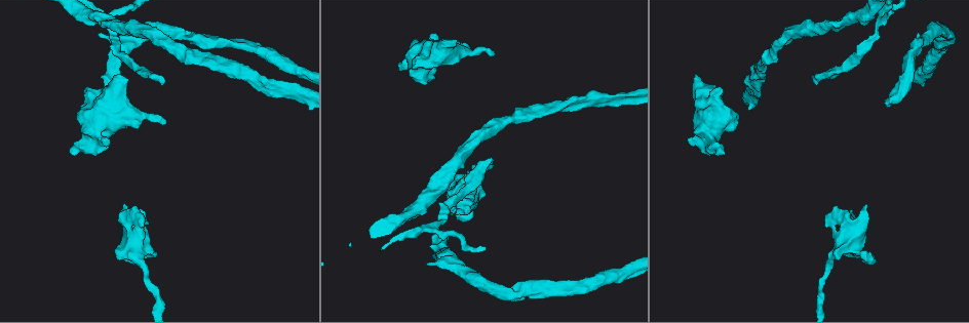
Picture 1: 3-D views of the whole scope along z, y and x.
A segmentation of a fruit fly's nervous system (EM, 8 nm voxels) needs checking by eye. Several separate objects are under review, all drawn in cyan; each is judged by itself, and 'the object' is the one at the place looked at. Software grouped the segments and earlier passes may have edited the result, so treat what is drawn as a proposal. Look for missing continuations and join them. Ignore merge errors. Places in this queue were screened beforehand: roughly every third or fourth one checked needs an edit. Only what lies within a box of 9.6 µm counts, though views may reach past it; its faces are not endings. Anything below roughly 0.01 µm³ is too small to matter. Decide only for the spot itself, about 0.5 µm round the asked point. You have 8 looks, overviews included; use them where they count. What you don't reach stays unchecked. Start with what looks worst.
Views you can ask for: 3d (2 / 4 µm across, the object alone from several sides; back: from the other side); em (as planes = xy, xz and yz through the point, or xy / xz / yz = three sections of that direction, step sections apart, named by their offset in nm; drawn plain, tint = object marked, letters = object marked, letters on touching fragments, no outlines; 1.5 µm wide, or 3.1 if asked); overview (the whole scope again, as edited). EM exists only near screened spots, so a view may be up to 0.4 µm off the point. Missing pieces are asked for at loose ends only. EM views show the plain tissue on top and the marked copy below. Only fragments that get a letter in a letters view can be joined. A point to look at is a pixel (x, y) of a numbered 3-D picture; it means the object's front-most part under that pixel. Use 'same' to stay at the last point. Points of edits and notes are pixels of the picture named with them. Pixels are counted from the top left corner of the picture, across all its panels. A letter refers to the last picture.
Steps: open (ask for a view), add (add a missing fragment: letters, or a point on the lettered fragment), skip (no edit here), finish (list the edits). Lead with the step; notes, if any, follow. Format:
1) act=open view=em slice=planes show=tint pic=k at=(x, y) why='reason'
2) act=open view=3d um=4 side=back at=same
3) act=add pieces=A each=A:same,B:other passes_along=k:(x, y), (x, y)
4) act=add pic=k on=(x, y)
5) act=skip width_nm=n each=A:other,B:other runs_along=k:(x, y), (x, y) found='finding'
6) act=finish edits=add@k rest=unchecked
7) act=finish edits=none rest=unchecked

act=open view=3d um=2 pic=1 at=(493, 163)

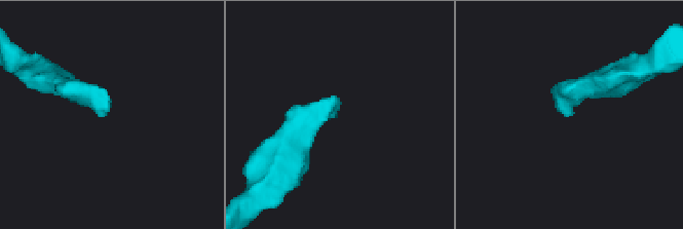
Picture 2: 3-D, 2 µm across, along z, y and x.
act=open view=em slice=xz step=4 show=letters pic=2 at=(569, 112) why='shape alone is not enough'

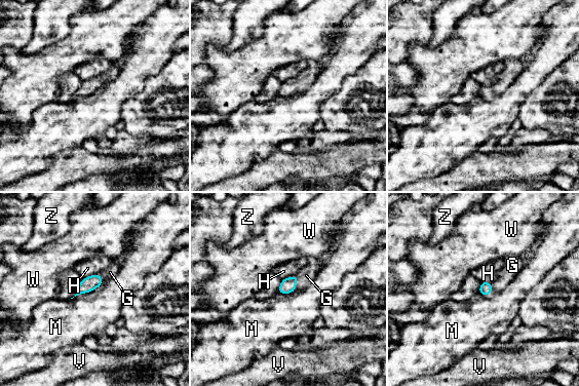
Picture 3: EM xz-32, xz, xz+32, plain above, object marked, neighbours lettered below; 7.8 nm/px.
act=add pieces=G each=G:same,H:other,M:other,V:other,W:other,Z:other passes_along=3:(486, 287), (491, 291), (511, 267) found='it goes on there'

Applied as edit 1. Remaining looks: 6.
act=open view=overview

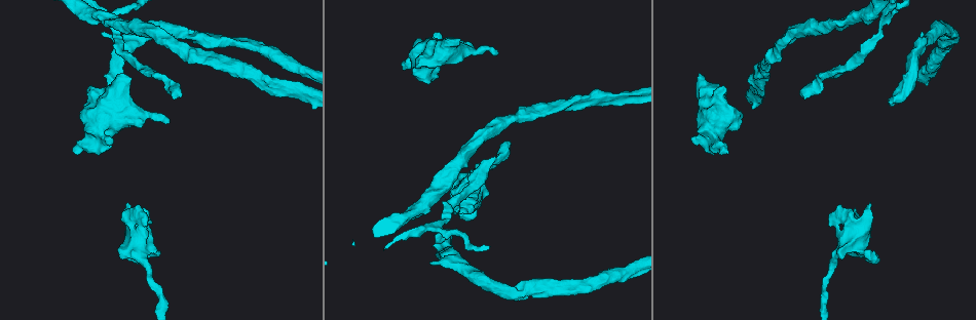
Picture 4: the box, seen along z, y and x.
act=open view=em slice=planes show=letters pic=4 at=(125, 74) why='free end'

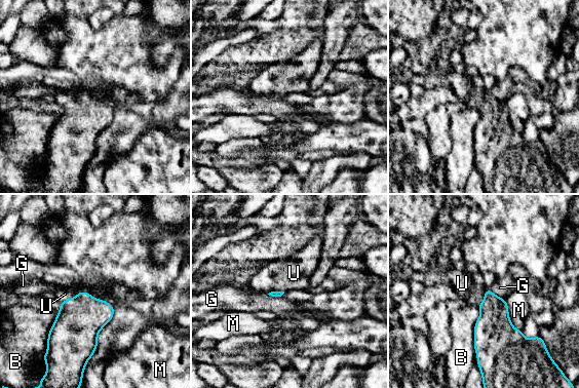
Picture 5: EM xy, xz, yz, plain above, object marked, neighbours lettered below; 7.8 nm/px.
act=add pieces=U each=B:other,G:other,M:other,U:same passes_along=5:(79, 320), (81, 293), (65, 294) found='it goes on there'

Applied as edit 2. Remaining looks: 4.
act=open view=em slice=yz step=8 show=letters pic=4 at=(104, 31) why='free end'

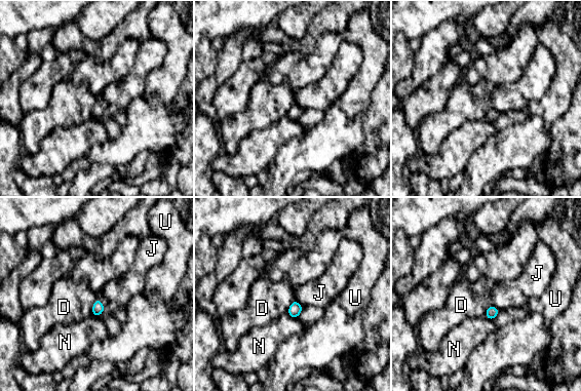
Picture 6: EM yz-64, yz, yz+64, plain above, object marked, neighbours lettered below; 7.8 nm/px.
act=skip each=D:other,J:other,N:other,U:other border=6:(491, 304), (499, 310) found='no lettered fragment goes on from it'

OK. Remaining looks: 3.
act=open view=3d um=4 pic=4 at=(147, 228)

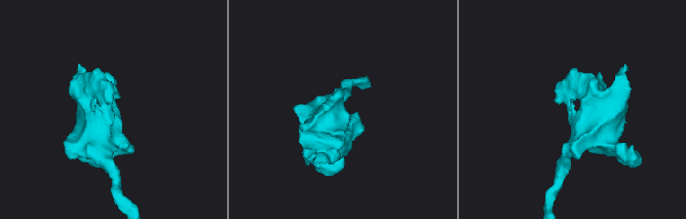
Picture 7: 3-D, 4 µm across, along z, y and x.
act=open view=em slice=yz step=4 show=tint pic=7 at=(342, 89) why='need the tissue'

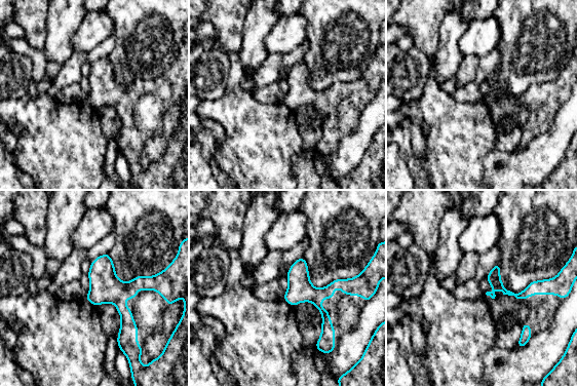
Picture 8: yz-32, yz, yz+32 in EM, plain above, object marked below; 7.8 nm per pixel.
act=open view=em slice=planes show=letters at=same

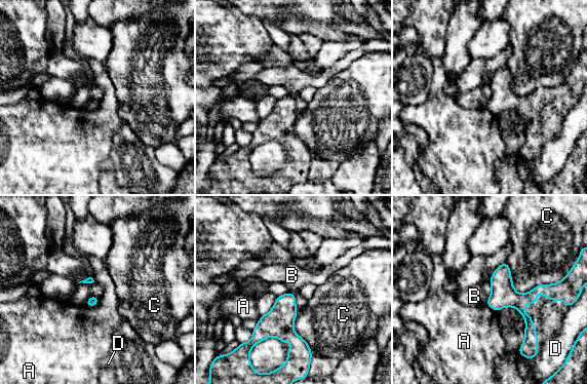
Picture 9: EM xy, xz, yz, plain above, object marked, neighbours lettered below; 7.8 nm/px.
act=skip each=A:other,B:other,C:other,D:other runs_along=9:(552, 289), (490, 302) found='none of them fits'

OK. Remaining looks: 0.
act=finish edits=add@3,add@5 rest=unchecked

